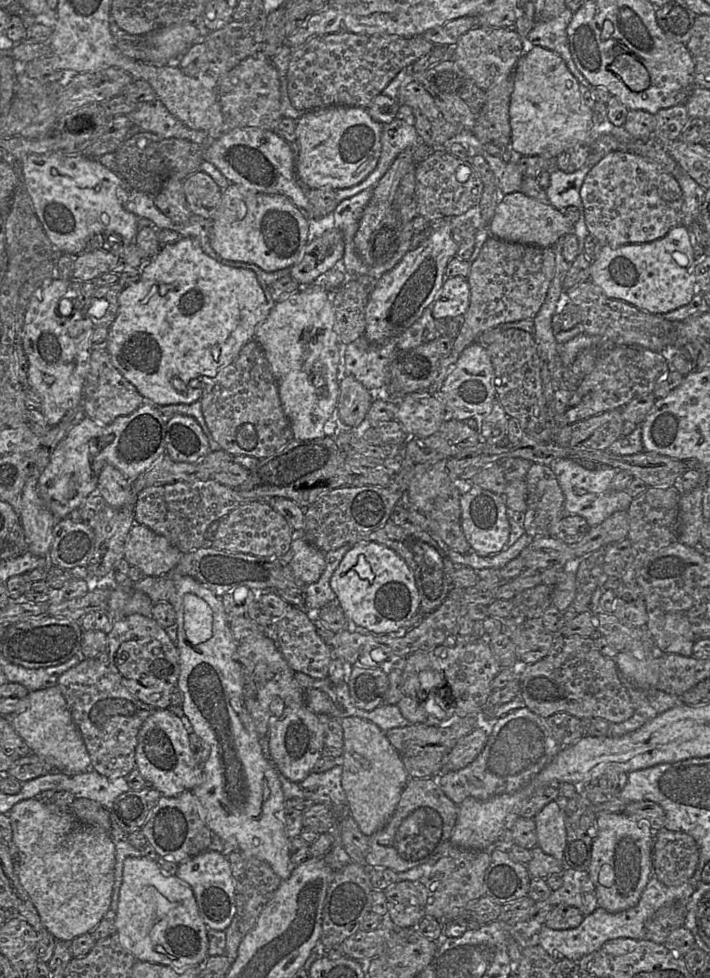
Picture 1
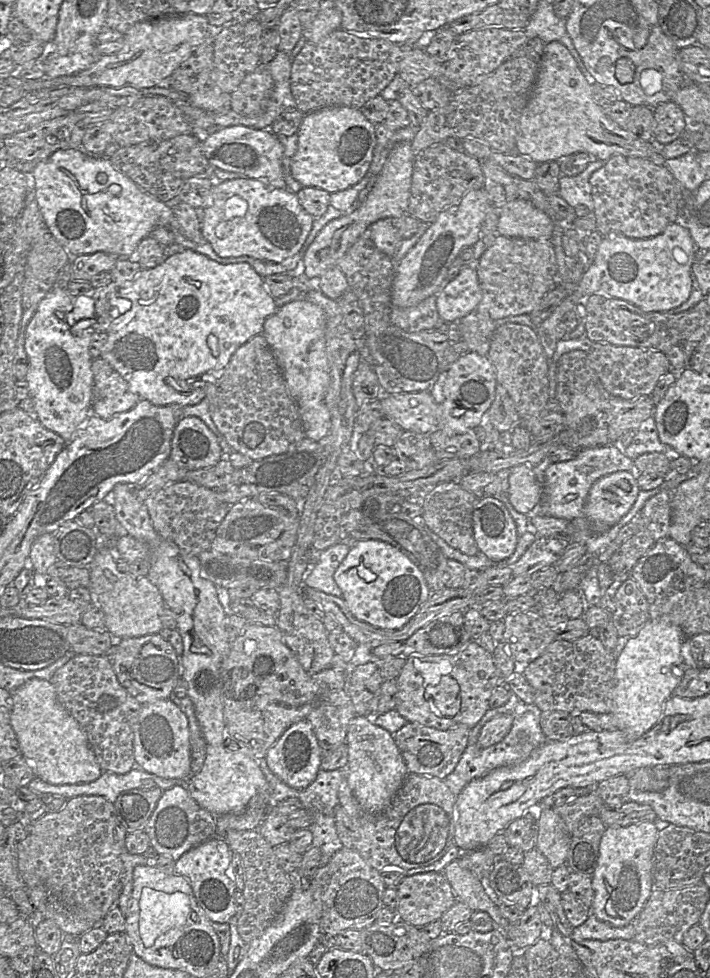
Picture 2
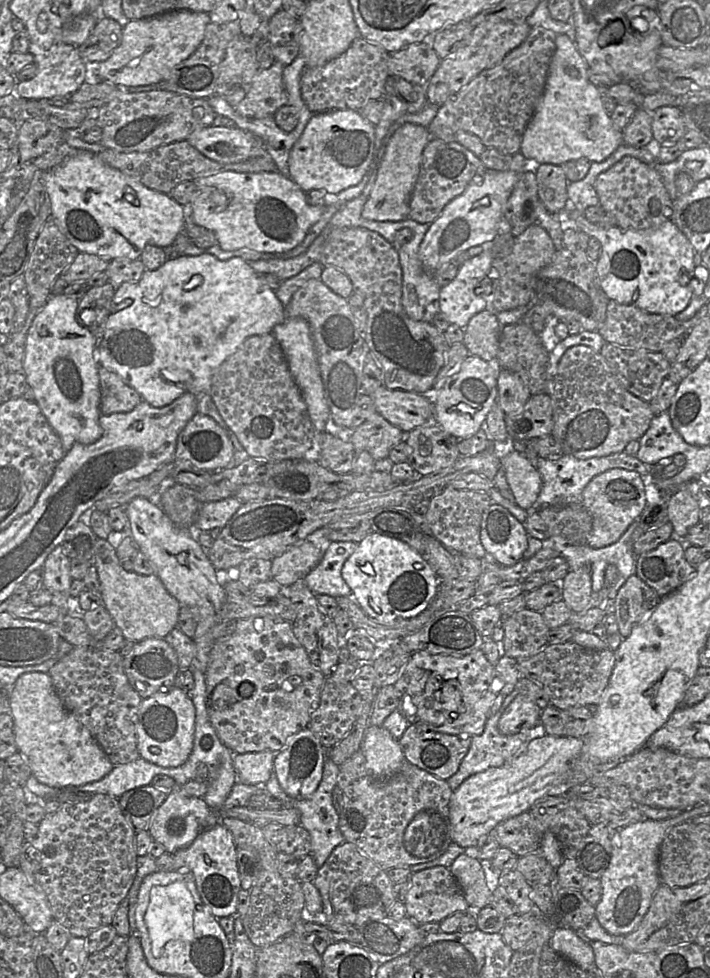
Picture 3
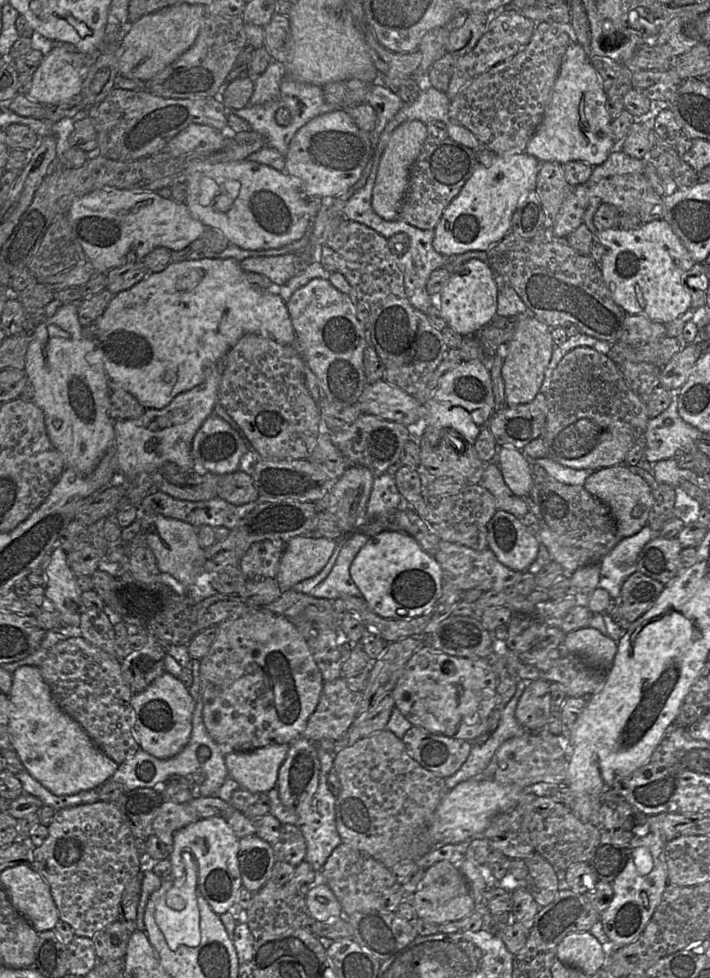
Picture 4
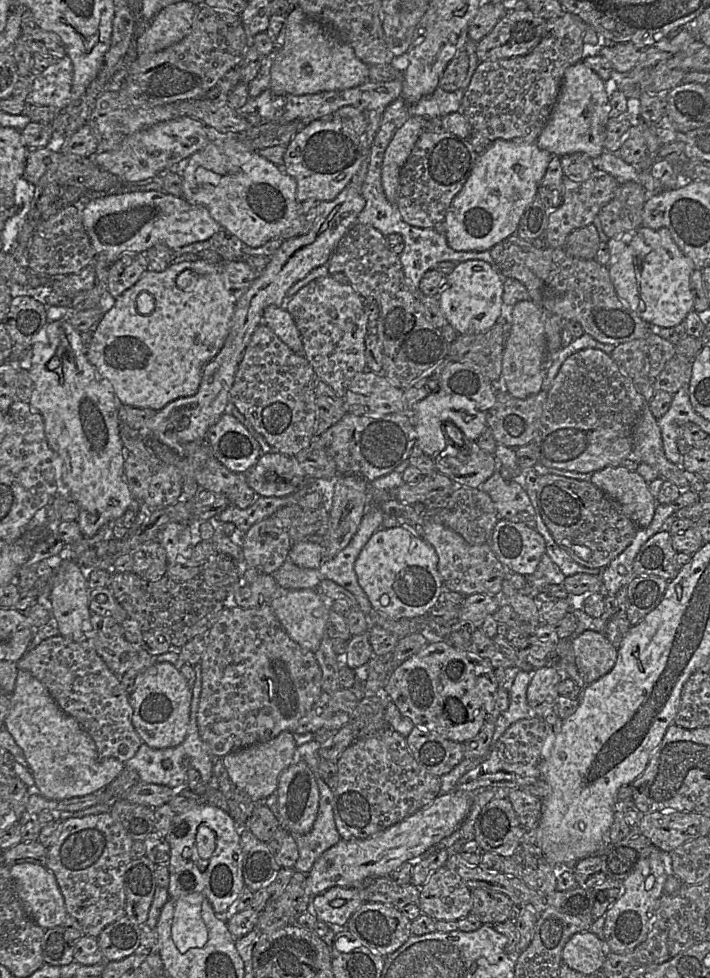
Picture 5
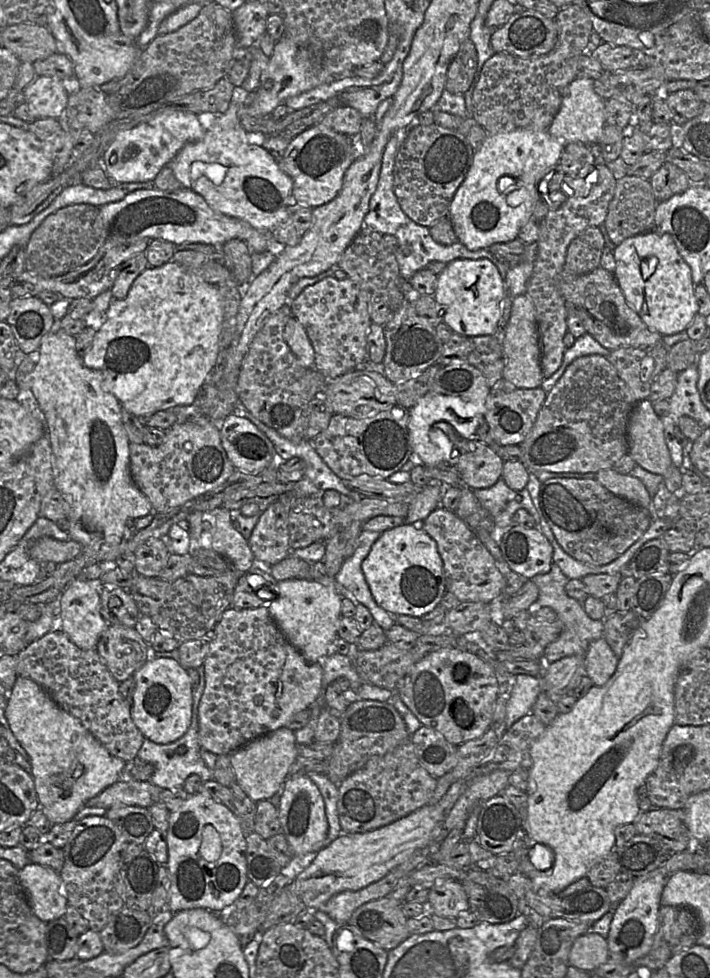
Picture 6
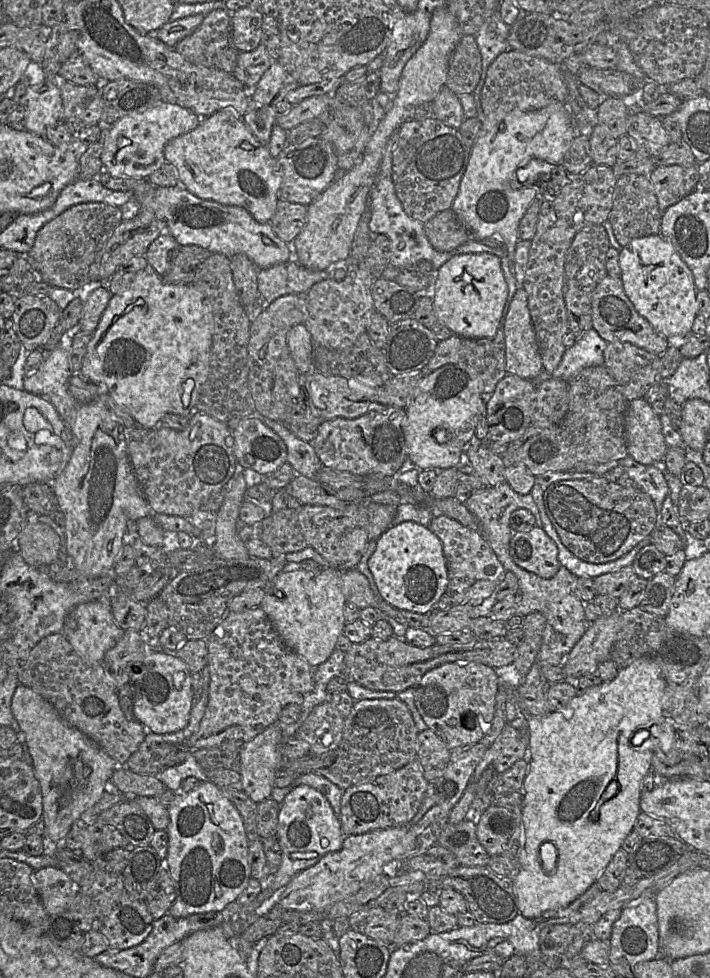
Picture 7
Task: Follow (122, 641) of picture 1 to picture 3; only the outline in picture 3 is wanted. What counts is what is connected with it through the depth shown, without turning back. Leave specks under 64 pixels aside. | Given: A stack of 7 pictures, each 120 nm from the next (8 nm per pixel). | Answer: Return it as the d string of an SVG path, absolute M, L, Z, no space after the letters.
M148 638L136 642L123 657L123 668L129 684L142 699L174 686L175 677L181 670L176 652L164 638Z

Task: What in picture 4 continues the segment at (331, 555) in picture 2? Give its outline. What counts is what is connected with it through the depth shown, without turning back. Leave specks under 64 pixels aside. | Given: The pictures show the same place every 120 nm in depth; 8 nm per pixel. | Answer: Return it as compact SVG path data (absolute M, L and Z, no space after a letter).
M353 532L337 541L337 546L325 568L309 579L293 586L293 590L315 598L334 600L345 595L362 597L349 569L355 556L370 537Z

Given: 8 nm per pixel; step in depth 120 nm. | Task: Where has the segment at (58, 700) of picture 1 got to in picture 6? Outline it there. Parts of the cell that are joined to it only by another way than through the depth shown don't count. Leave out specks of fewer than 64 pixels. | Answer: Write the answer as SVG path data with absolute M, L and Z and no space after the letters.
M17 677L13 688L7 694L5 718L28 754L40 808L53 825L72 820L89 799L123 776L128 776L129 764L111 755L77 718L60 708L51 696L31 679Z

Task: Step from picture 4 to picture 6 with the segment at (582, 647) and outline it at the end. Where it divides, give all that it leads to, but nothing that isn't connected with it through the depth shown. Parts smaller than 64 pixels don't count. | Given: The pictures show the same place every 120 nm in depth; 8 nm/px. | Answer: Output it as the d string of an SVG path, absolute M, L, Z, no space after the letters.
M603 637L589 644L584 659L586 675L595 686L604 685L613 676L619 660Z

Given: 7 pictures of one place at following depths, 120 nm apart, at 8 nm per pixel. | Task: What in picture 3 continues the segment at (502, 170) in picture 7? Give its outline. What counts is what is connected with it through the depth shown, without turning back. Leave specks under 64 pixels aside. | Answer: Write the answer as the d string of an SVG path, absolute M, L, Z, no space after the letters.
M486 170L481 176L476 176L467 186L462 194L452 199L442 210L440 215L430 224L420 247L419 258L423 267L435 273L451 262L459 253L468 250L471 247L490 242L498 235L498 224L504 217L507 201L514 189L515 184L519 180L521 172L515 170Z

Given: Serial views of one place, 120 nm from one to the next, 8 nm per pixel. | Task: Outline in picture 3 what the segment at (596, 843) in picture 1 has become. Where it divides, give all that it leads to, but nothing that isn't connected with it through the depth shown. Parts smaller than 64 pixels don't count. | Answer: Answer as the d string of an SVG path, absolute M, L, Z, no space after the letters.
M646 818L617 829L612 839L612 856L608 868L600 878L602 896L595 906L595 917L612 935L627 935L641 922L649 909L652 898L660 886L659 852L670 819Z

